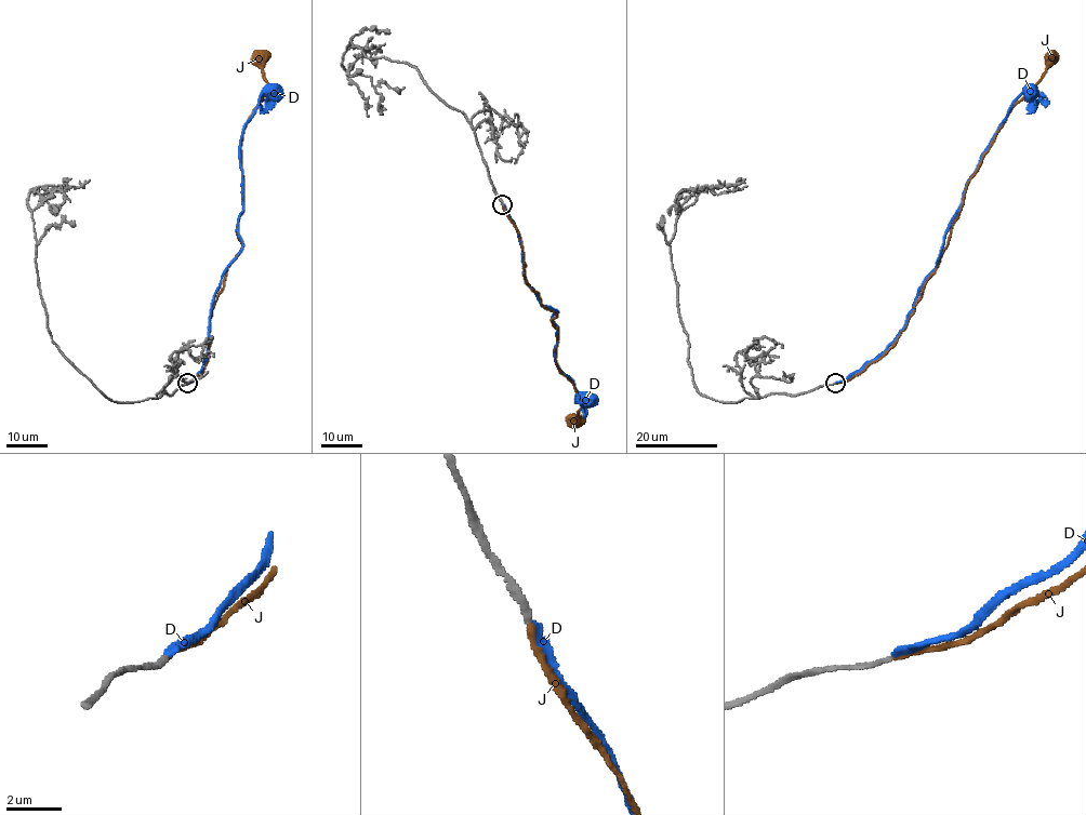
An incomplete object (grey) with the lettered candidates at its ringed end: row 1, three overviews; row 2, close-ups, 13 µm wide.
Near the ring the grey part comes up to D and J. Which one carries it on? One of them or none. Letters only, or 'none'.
J

